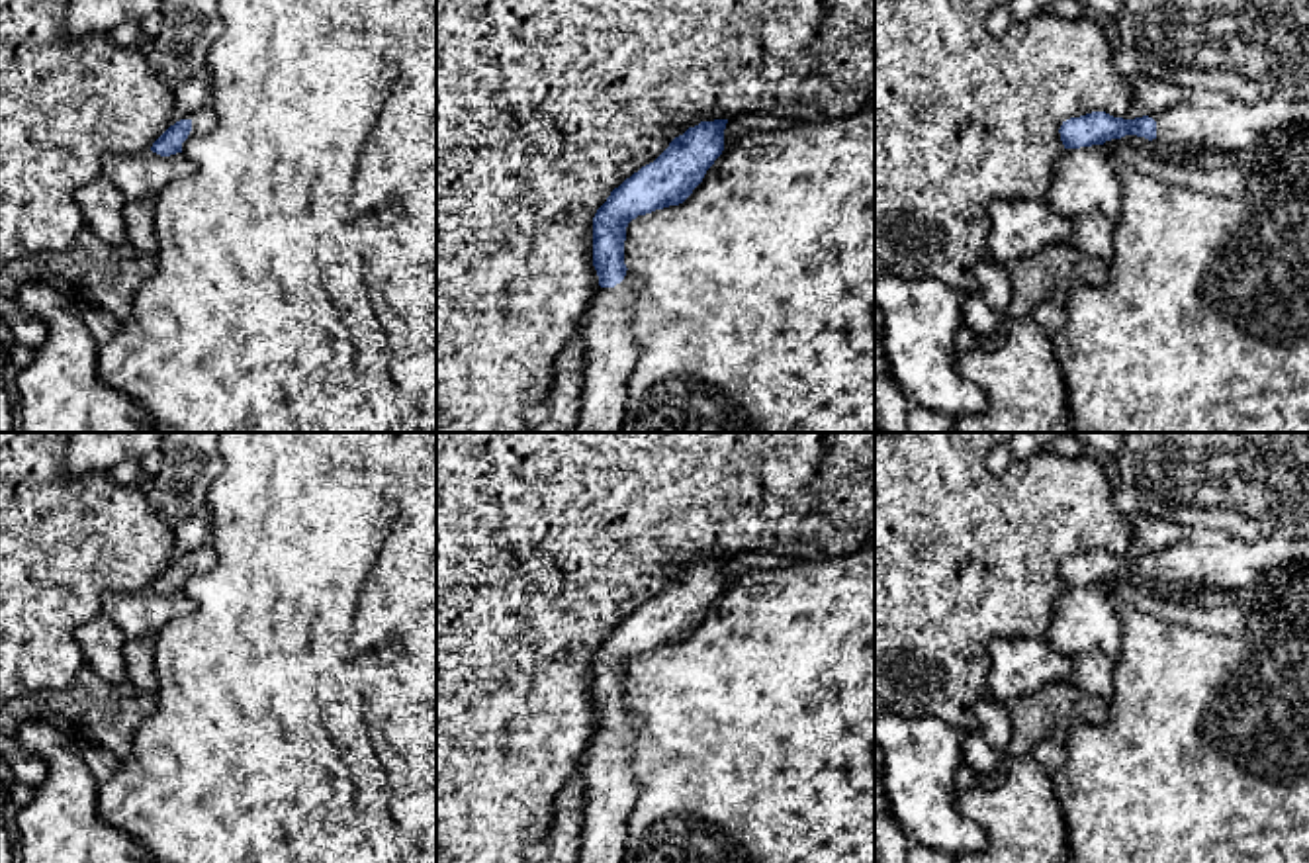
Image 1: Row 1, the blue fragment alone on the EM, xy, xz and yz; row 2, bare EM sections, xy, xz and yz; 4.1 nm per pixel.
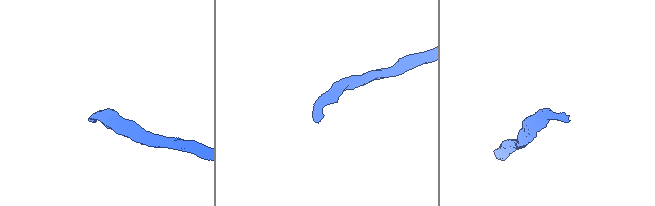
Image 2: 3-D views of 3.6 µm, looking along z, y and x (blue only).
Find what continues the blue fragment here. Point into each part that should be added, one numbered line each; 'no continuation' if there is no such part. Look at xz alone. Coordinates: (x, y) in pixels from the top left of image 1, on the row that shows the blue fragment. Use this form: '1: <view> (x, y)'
1: xz (611, 349)

